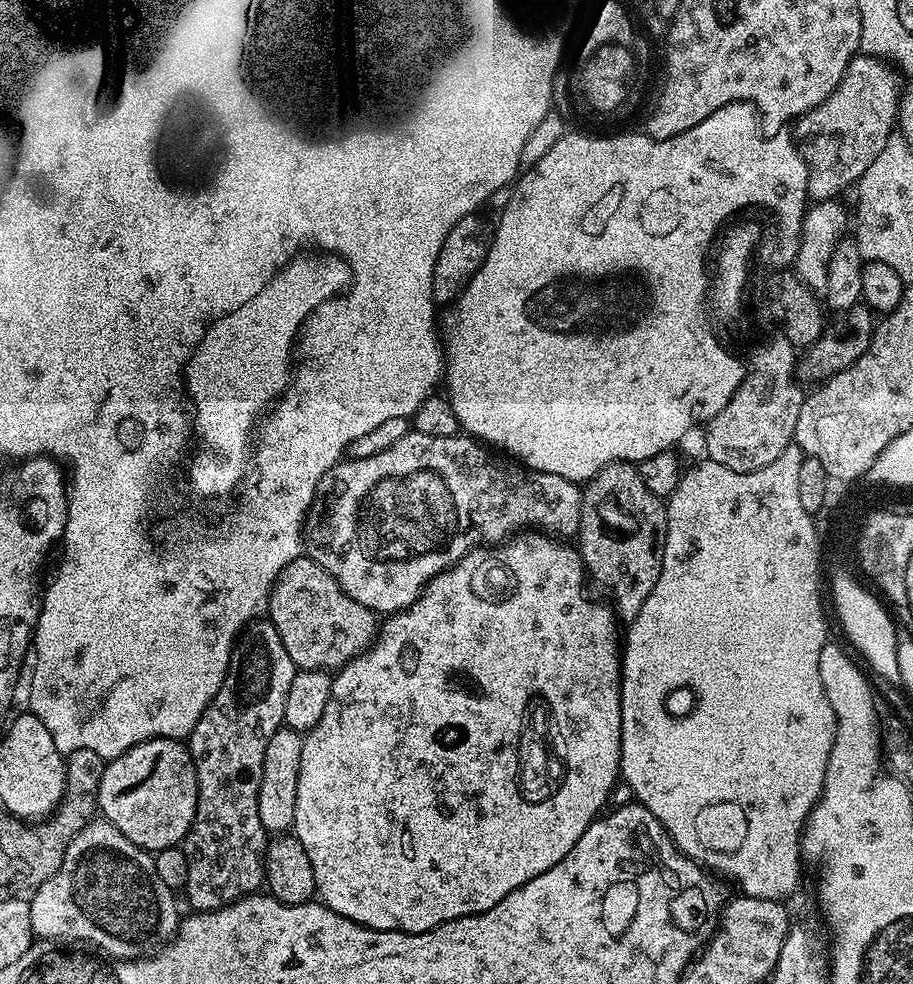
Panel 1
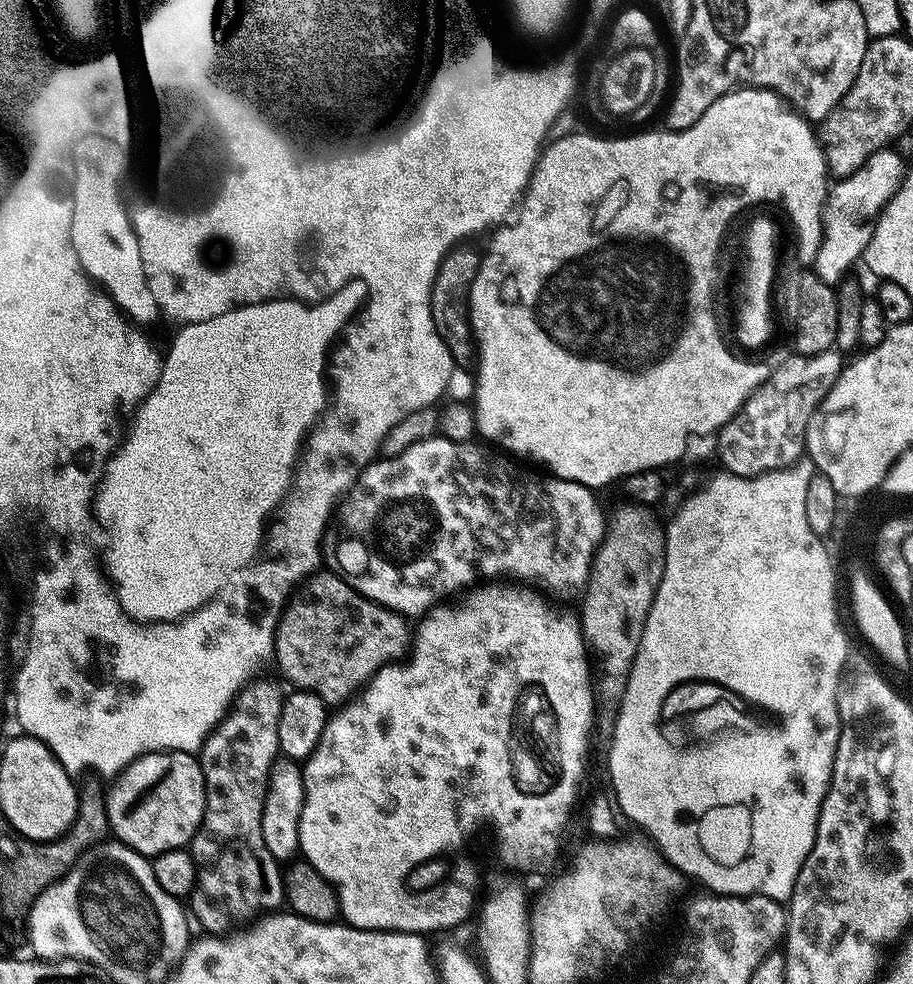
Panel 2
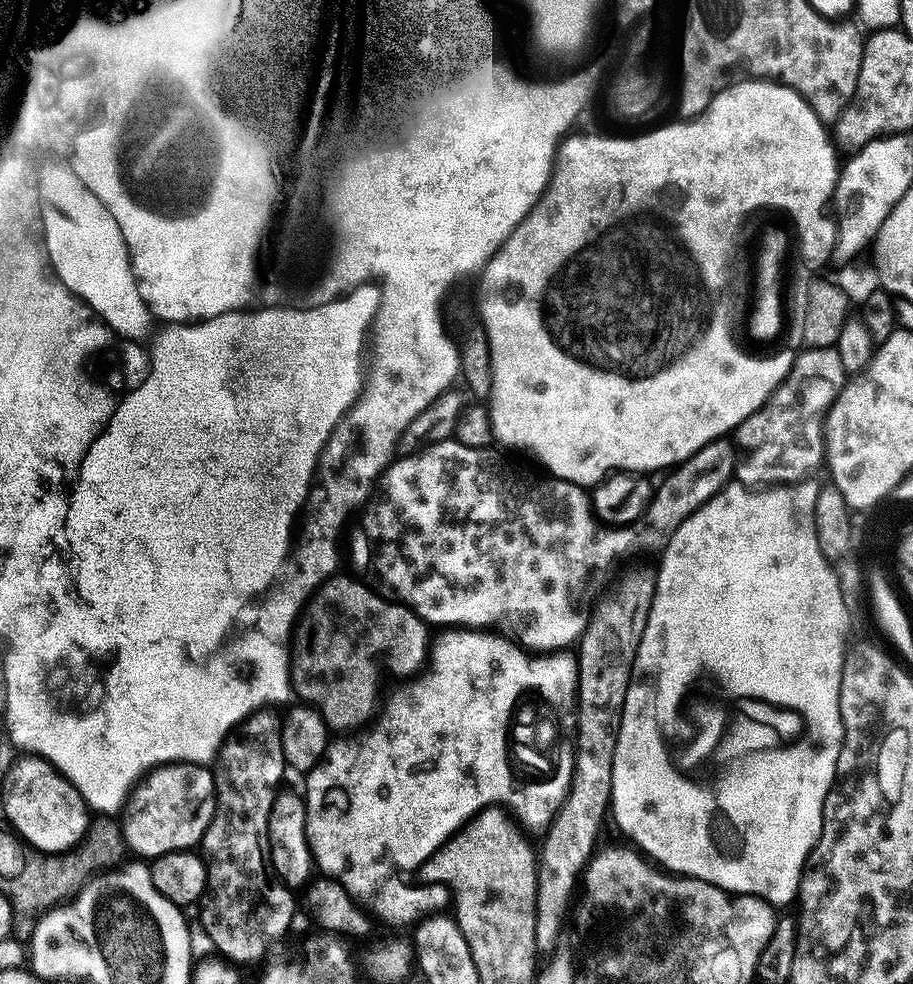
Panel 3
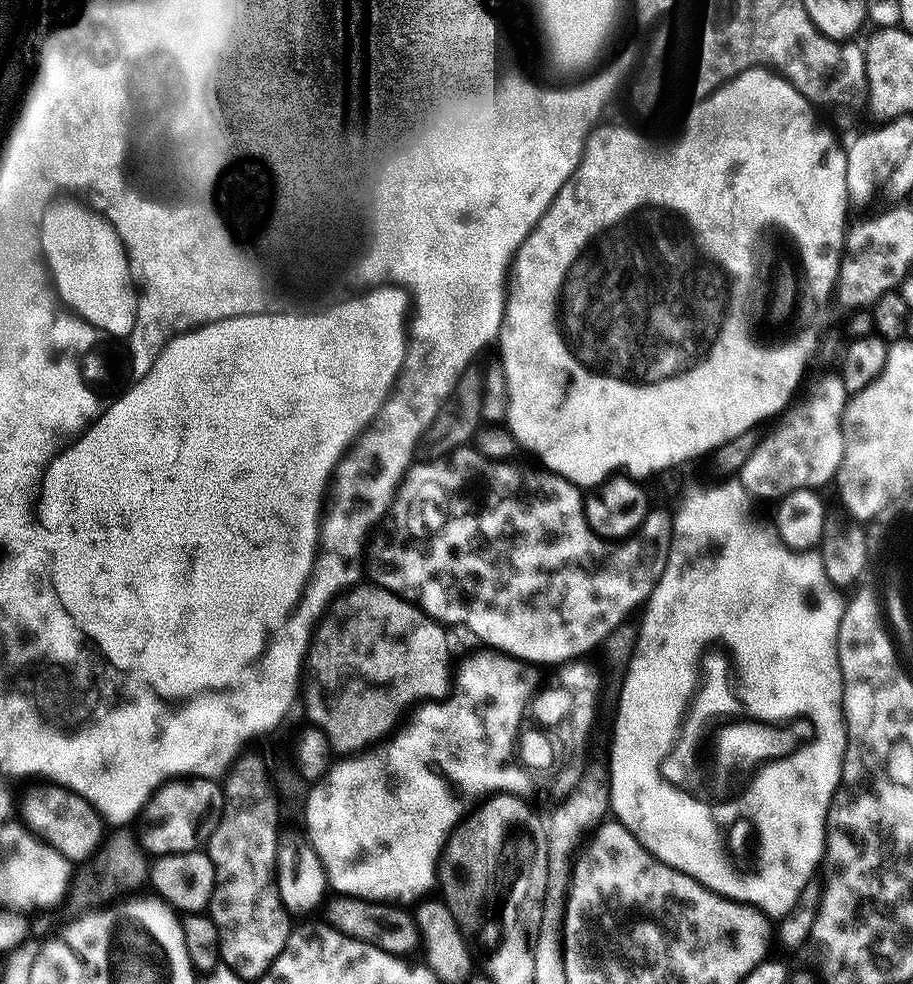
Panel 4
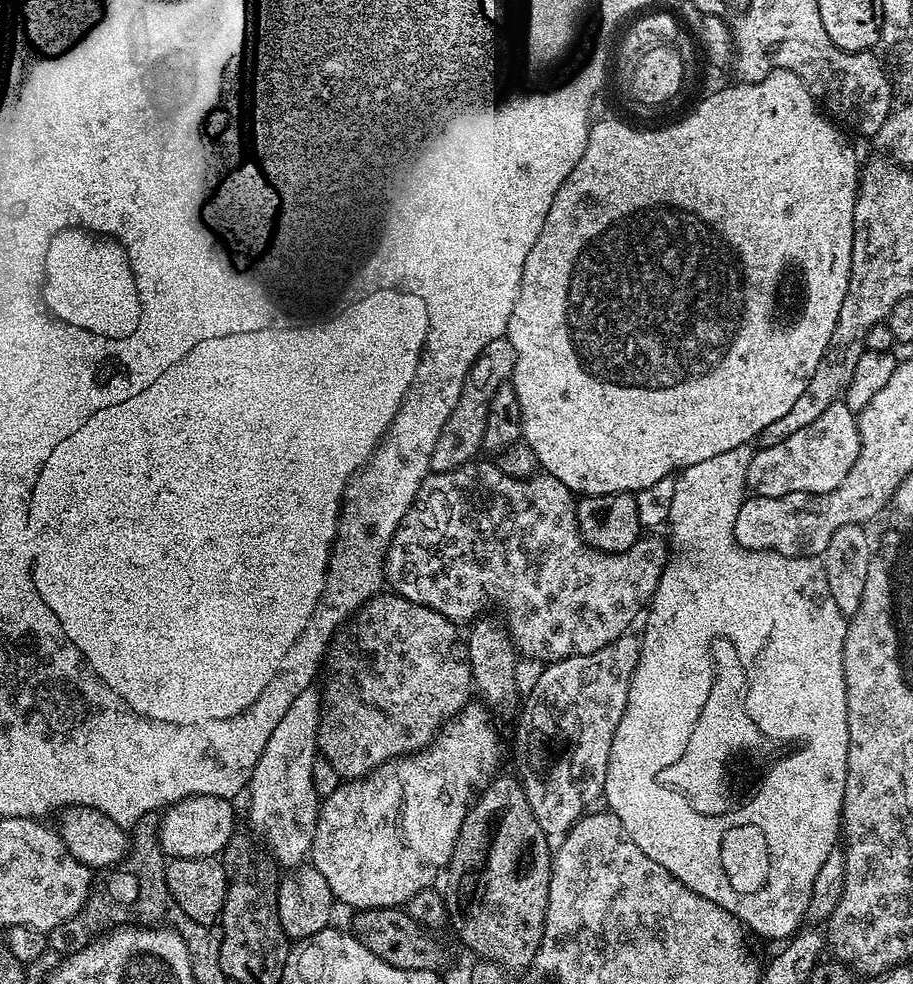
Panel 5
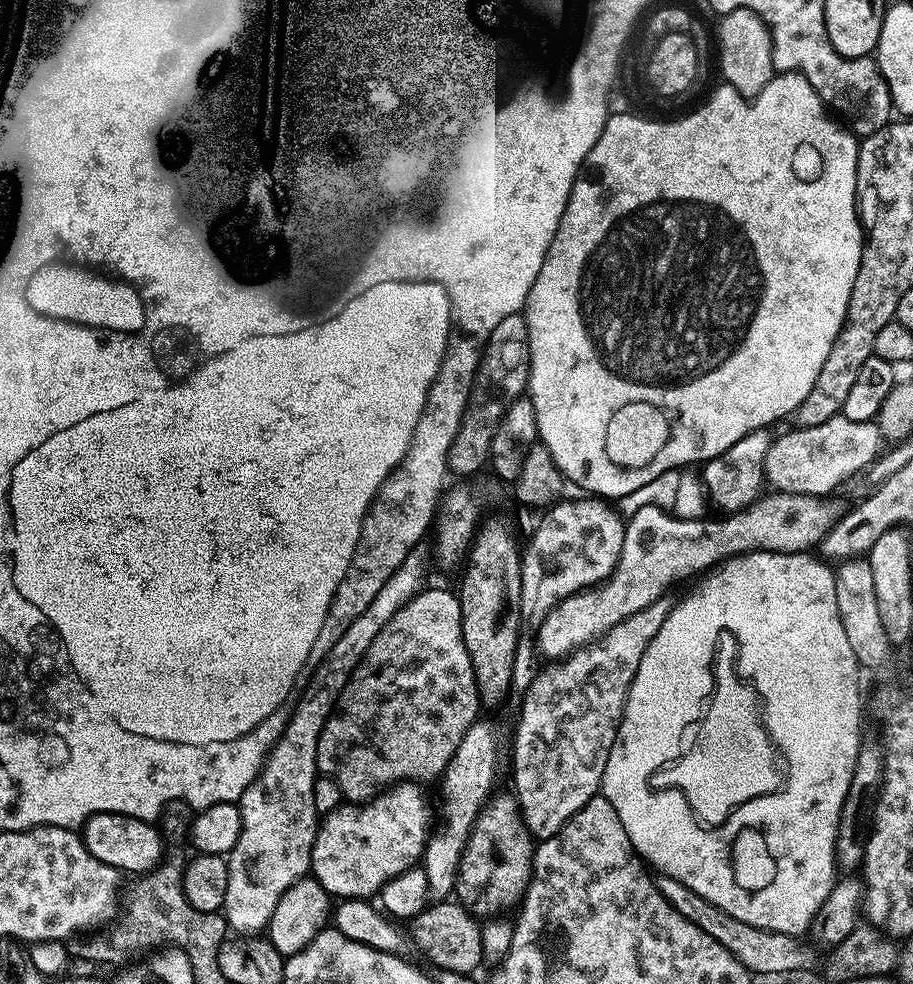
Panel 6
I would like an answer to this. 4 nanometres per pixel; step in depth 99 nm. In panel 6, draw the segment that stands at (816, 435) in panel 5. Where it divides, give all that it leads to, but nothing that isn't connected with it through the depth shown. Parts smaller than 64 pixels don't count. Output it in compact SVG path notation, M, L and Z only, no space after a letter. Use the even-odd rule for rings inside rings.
M843 414L830 418L830 422L822 422L822 426L809 428L796 428L785 436L776 436L764 459L764 479L775 491L785 494L793 492L796 498L805 496L818 496L821 498L832 494L843 480L851 478L855 472L869 467L881 455L882 437L880 425L876 422L850 422Z

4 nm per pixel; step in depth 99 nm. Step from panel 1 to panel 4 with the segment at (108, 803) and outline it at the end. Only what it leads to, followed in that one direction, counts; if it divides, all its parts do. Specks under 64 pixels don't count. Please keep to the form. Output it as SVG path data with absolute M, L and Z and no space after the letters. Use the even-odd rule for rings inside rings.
M207 776L172 778L155 789L144 805L144 829L139 829L138 839L145 853L153 857L175 852L194 852L207 841L223 811L224 789L215 779Z

